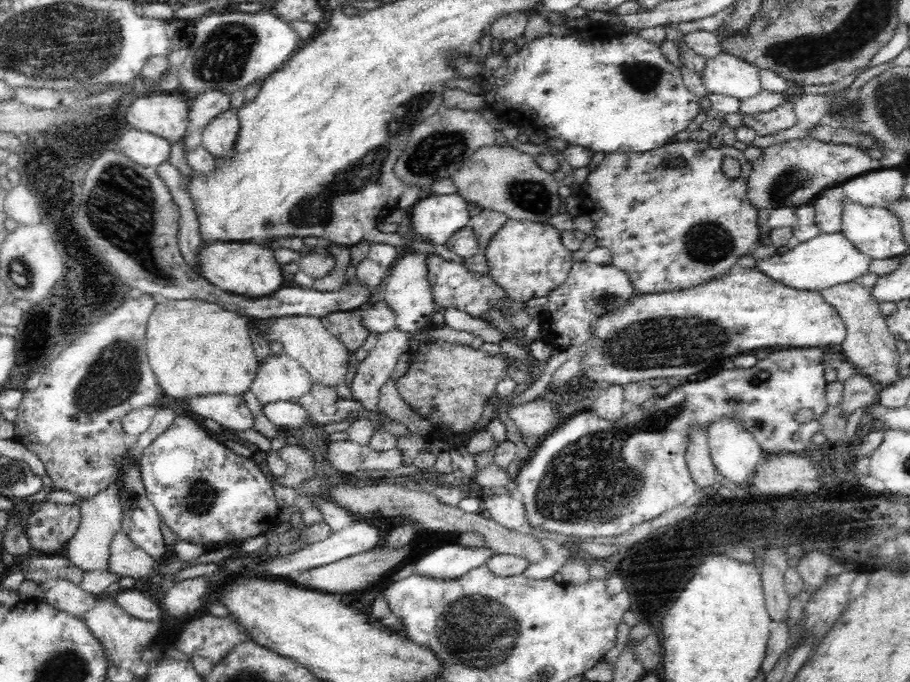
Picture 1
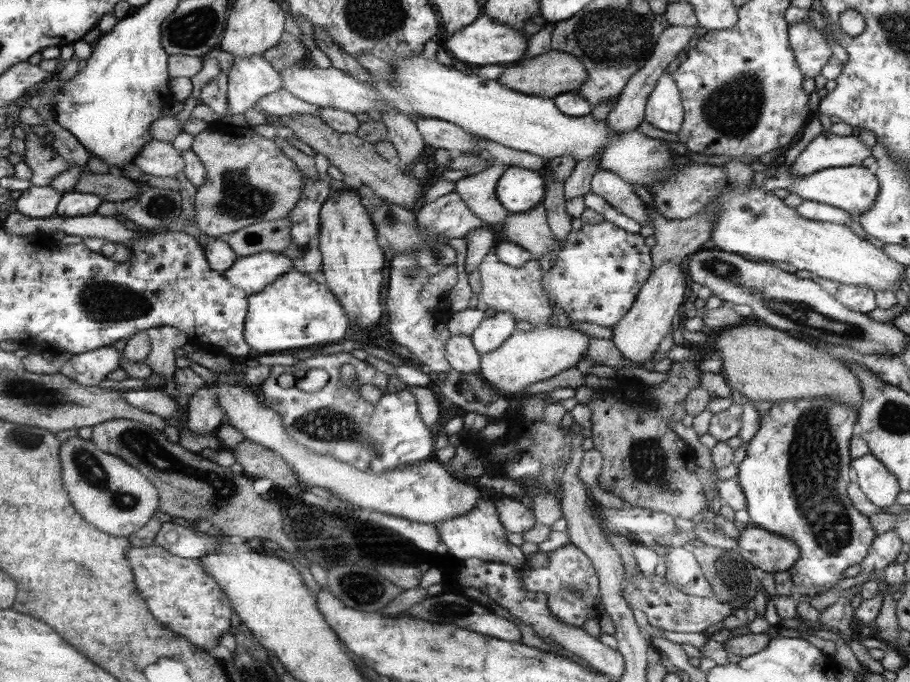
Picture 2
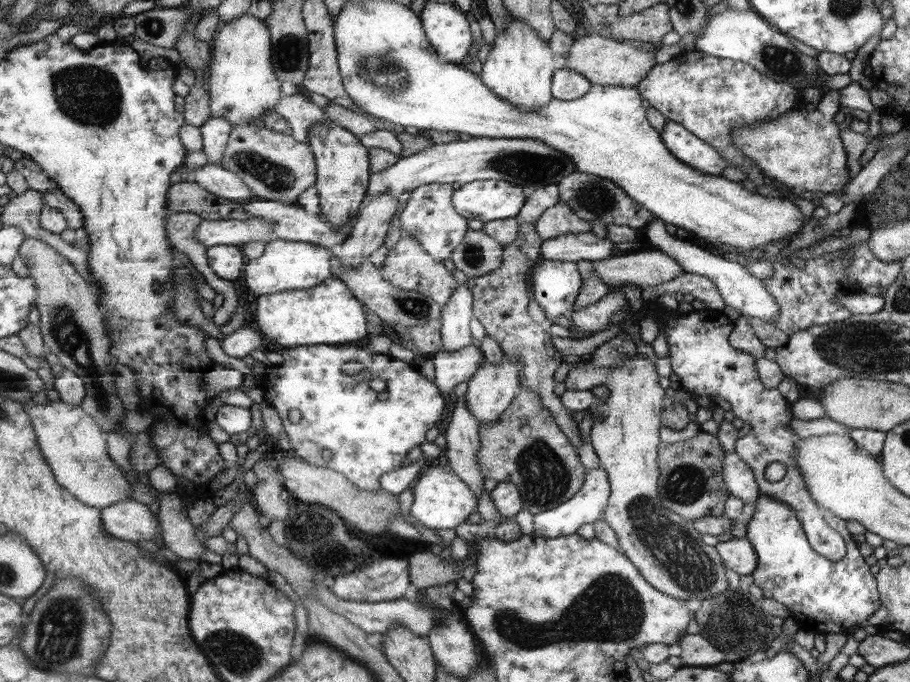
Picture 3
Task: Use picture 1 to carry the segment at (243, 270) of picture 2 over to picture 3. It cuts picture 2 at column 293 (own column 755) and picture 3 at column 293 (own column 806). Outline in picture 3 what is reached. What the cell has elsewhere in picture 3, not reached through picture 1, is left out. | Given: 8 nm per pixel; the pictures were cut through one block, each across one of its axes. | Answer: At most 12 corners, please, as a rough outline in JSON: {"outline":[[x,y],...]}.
{"outline":[[276,239],[246,264],[258,296],[305,291],[334,276],[329,248]]}

